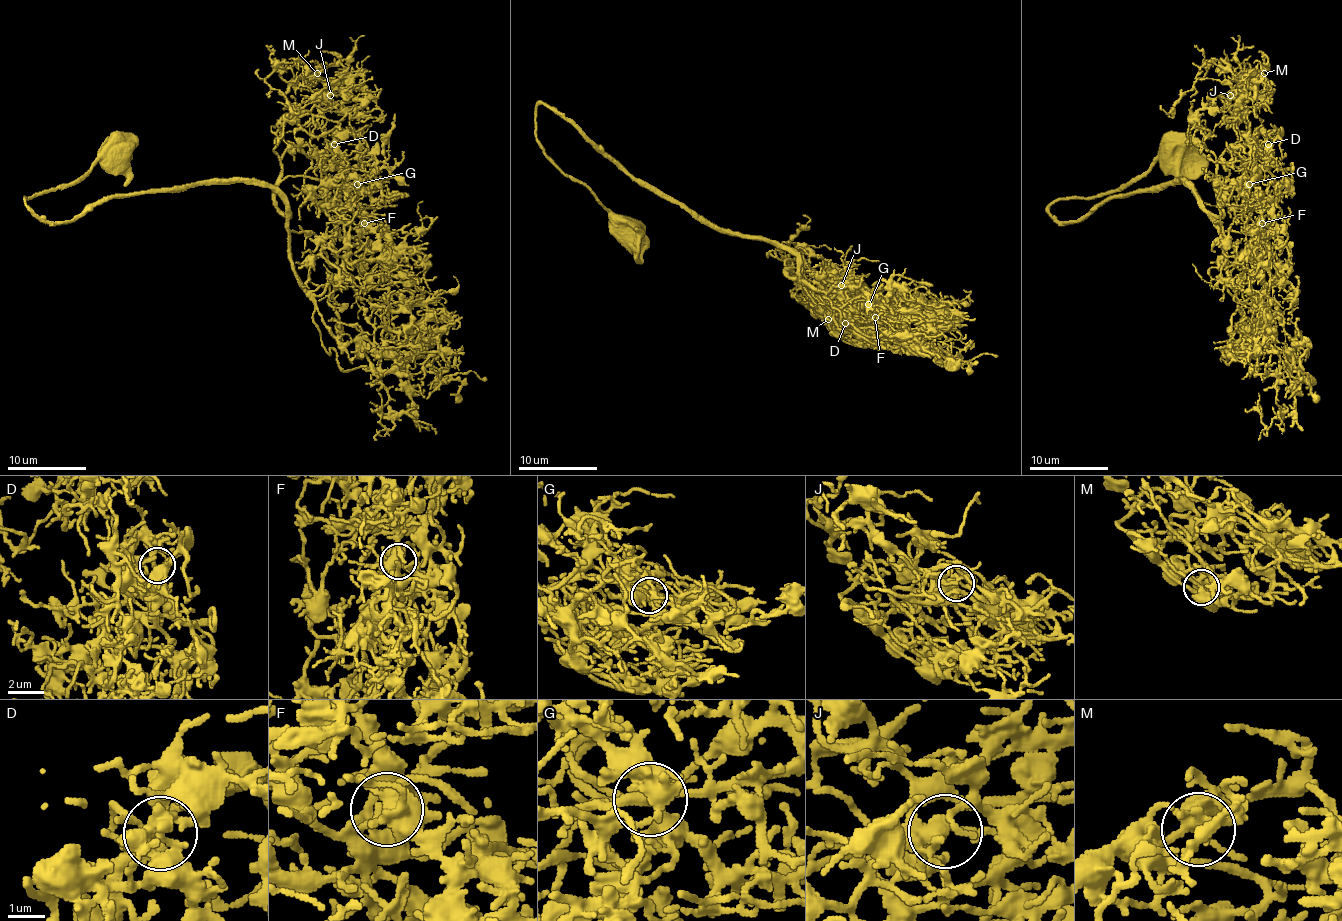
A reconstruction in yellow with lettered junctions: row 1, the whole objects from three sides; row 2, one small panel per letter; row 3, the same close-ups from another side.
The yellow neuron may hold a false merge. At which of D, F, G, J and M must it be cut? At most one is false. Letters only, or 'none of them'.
none of them

